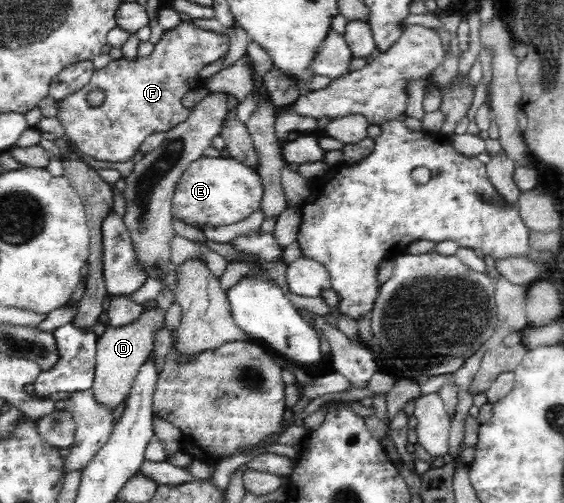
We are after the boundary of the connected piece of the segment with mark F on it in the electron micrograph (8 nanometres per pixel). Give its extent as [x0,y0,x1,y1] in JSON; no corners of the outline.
[57,22,228,163]

